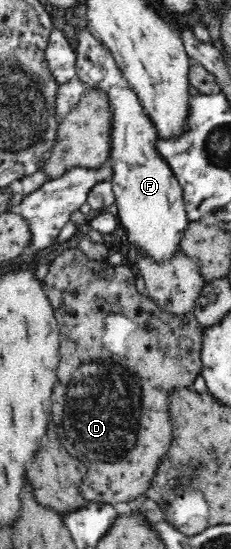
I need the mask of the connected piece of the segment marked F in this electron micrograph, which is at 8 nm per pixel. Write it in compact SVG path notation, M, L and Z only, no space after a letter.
M76 26L74 37L76 77L88 87L105 92L111 113L108 164L112 173L111 188L118 206L117 219L126 227L138 251L144 250L156 260L165 260L180 248L183 231L189 222L182 186L156 146L159 137L154 120L146 114L138 94L122 74L112 52L87 27Z

